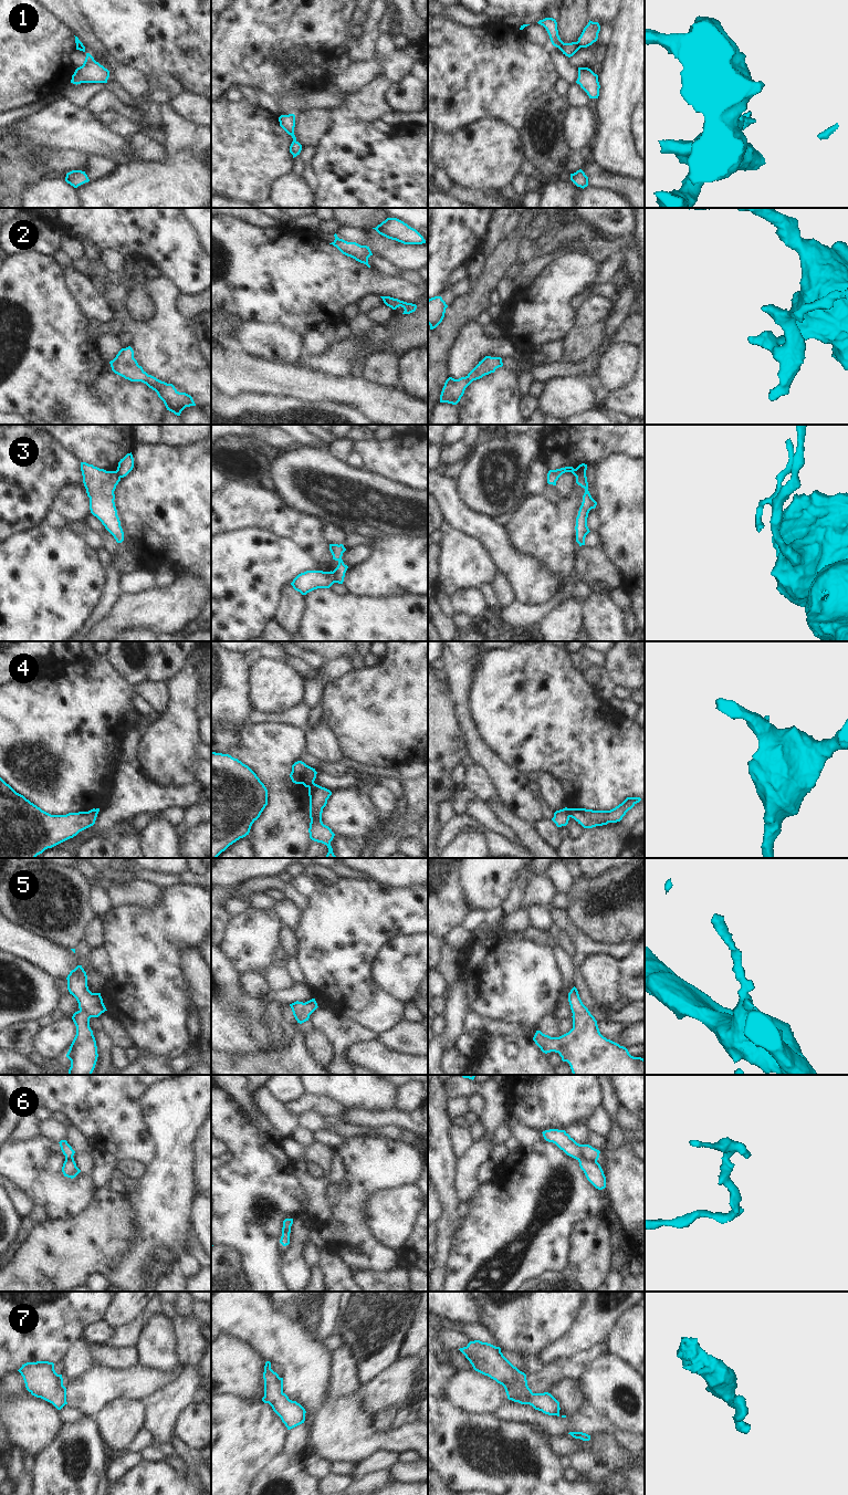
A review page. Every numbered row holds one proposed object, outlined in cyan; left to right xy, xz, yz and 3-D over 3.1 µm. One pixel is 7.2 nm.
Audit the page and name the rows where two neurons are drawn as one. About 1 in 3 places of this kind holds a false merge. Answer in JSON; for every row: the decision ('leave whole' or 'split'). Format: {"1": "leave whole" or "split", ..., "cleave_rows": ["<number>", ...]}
{"1": "split", "2": "leave whole", "3": "split", "4": "split", "5": "leave whole", "6": "leave whole", "7": "leave whole", "cleave_rows": ["1", "3", "4"]}

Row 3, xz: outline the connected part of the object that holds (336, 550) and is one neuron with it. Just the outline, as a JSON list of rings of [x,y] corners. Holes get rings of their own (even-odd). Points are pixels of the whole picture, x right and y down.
[[[329,544],[329,551],[333,555],[333,560],[338,562],[337,567],[333,571],[335,575],[335,583],[343,584],[345,573],[348,568],[348,566],[345,565],[342,560],[343,553],[346,551],[346,548],[343,544]]]

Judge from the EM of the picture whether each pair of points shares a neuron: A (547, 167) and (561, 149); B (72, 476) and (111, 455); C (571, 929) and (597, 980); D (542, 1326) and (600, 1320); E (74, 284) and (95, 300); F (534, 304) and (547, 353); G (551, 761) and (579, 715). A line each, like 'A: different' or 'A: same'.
A: same
B: different
C: different
D: different
E: same
F: different
G: same

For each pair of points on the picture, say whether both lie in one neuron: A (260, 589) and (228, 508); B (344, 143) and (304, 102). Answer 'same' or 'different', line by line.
A: different
B: different

